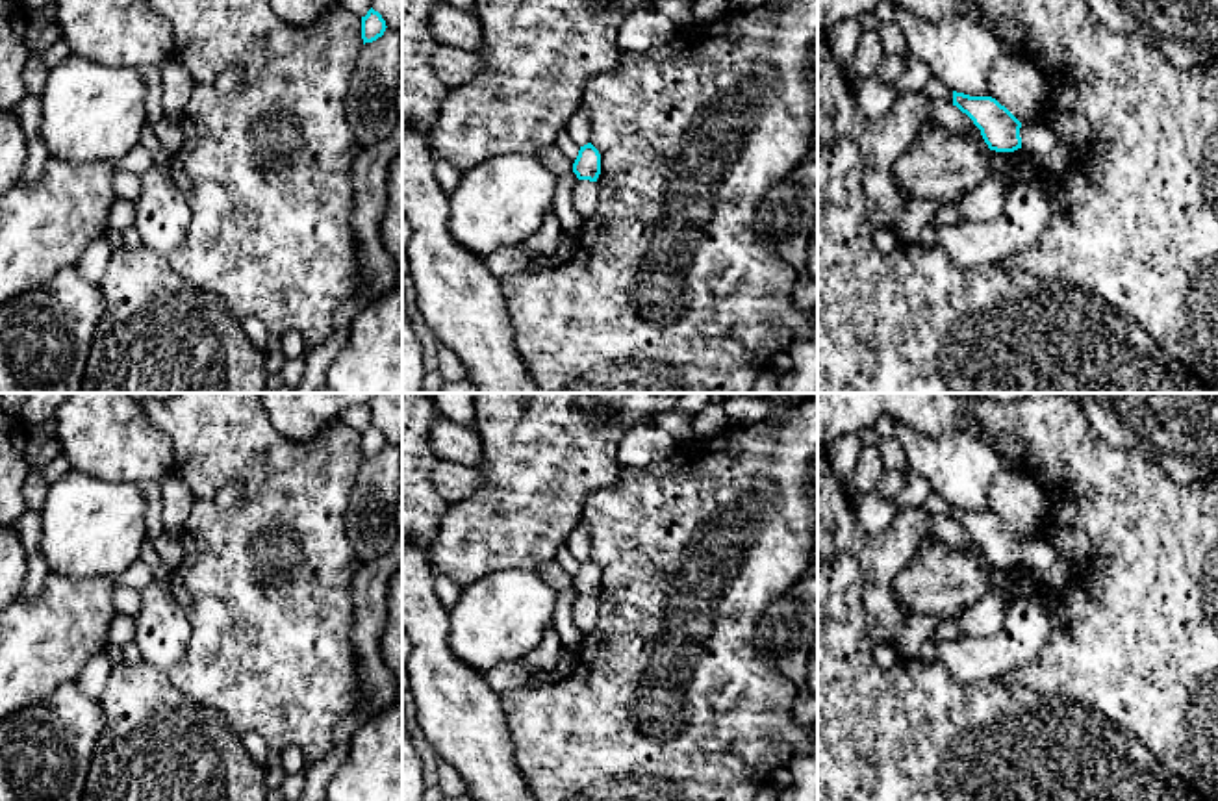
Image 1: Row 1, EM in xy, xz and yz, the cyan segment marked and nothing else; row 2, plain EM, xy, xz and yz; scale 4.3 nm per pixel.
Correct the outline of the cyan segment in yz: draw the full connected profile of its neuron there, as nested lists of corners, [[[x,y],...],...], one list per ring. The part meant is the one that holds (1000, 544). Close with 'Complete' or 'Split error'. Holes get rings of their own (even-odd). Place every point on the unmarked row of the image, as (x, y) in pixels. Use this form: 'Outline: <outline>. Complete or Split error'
Outline: [[[996,436],[990,447],[1003,460],[988,495],[990,510],[953,506],[953,521],[973,536],[990,566],[1014,567],[1021,564],[1021,540],[1034,536],[1044,521],[1046,501],[1036,482],[1016,467],[1025,456],[1020,438]]]. Split error

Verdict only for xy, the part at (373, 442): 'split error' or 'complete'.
split error

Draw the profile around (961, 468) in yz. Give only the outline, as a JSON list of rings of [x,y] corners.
[[[895,423],[910,471],[945,502],[970,512],[990,512],[988,495],[1003,467],[999,454],[966,430],[927,436]]]

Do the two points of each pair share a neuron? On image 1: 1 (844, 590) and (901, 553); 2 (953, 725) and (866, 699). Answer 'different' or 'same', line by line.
1: different
2: same

